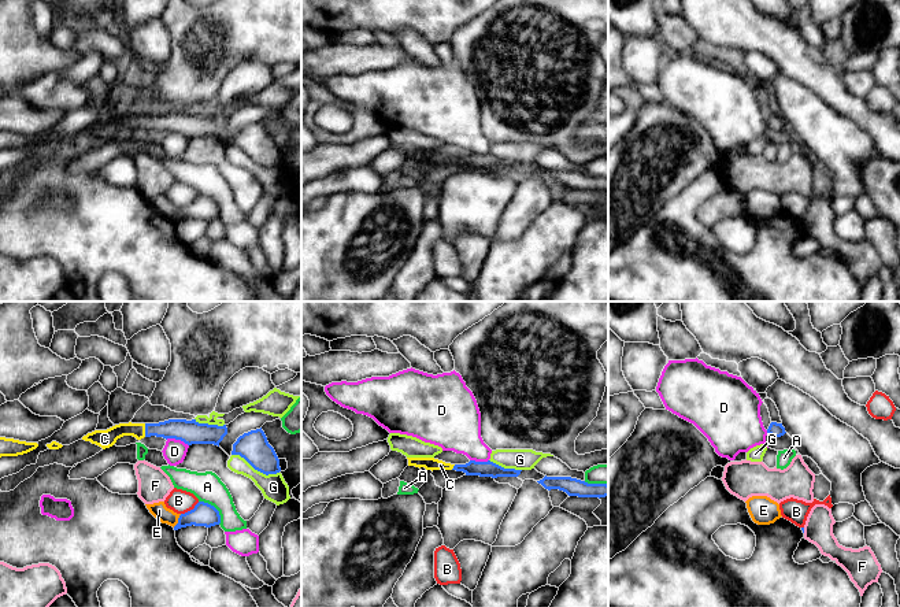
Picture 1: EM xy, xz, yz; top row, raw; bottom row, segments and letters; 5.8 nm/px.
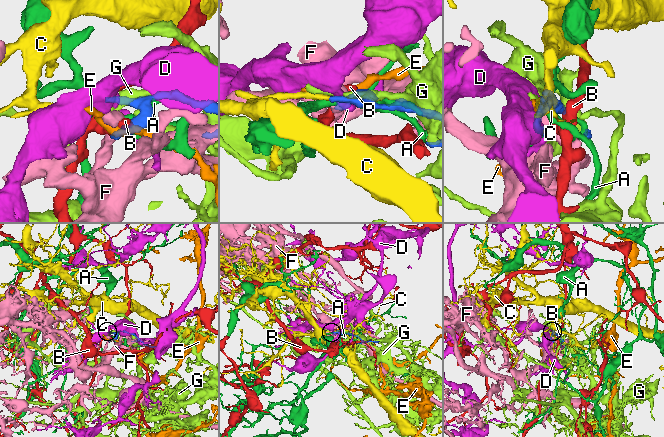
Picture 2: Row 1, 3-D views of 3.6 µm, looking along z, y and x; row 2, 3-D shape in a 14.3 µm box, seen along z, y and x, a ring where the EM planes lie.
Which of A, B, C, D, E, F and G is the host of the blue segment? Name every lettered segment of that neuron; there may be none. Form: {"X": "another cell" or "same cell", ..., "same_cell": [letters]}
{"A": "another cell", "B": "another cell", "C": "same cell", "D": "another cell", "E": "another cell", "F": "another cell", "G": "another cell", "same_cell": ["C"]}

